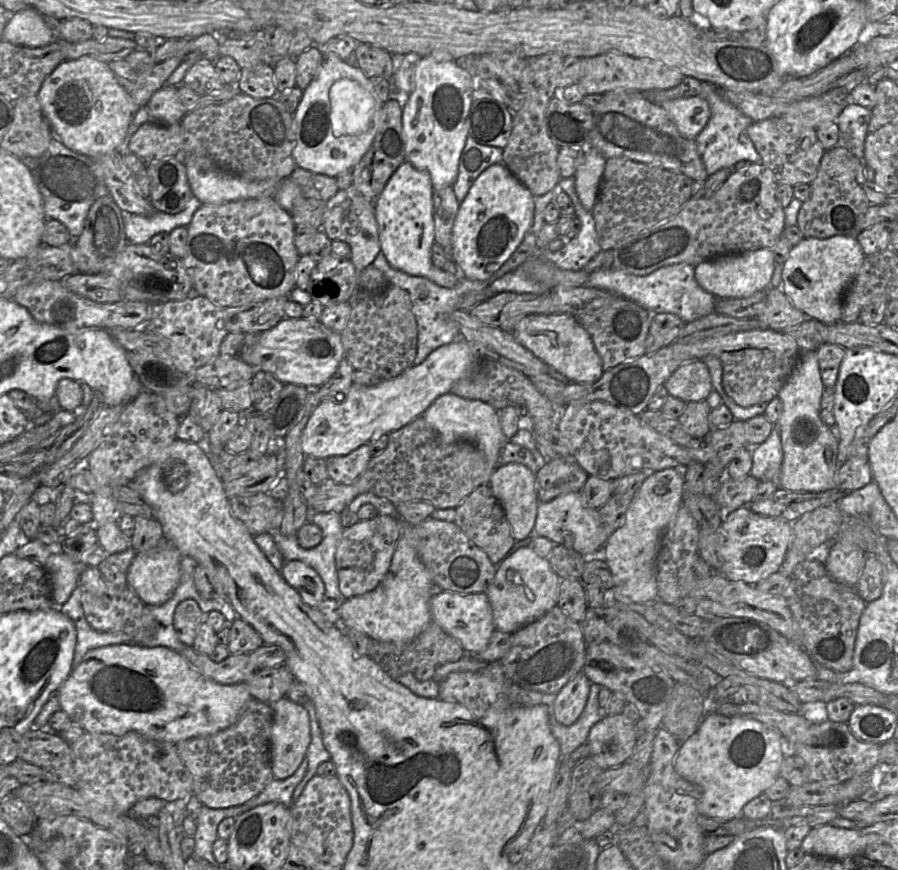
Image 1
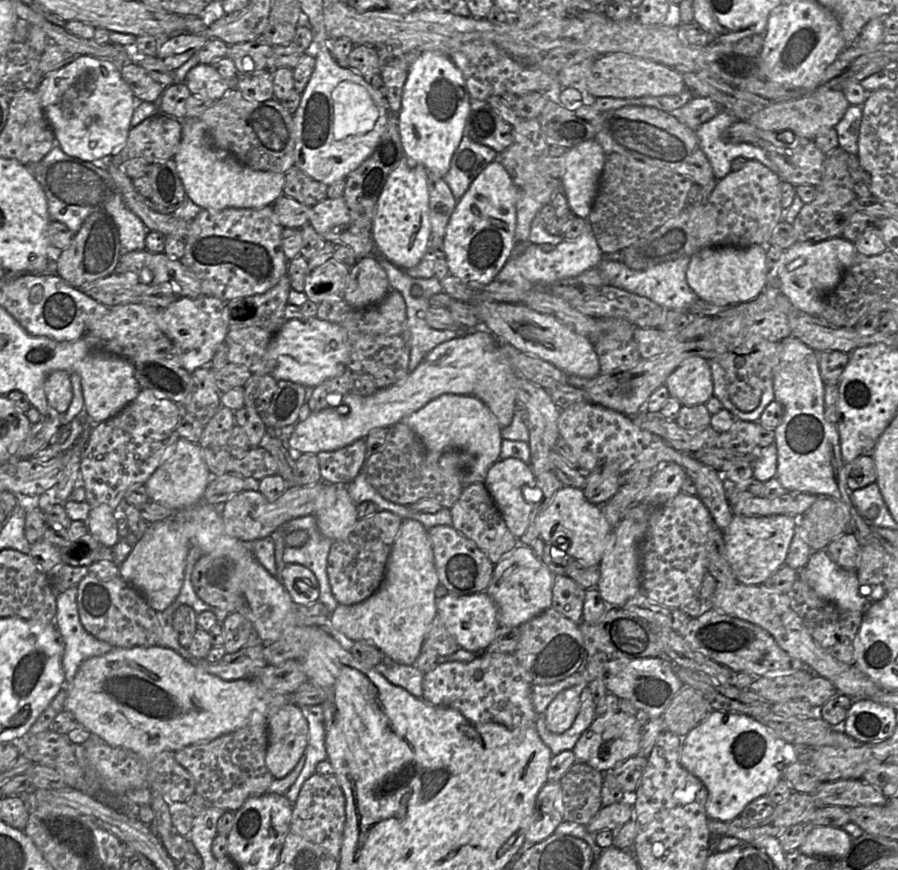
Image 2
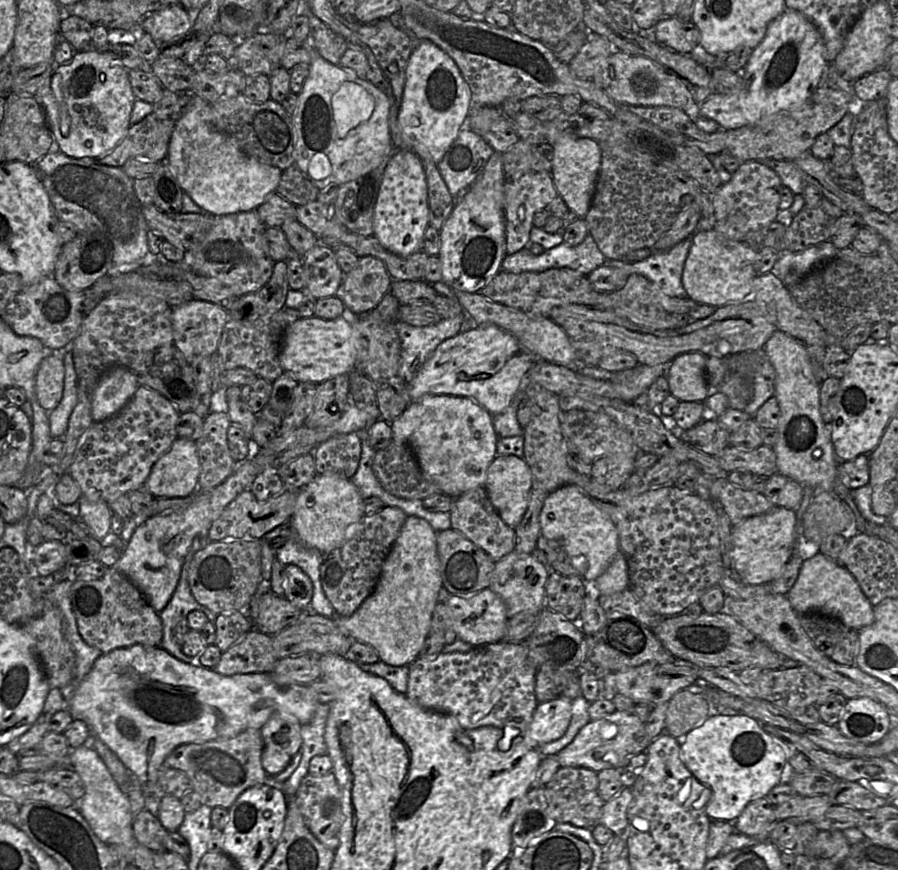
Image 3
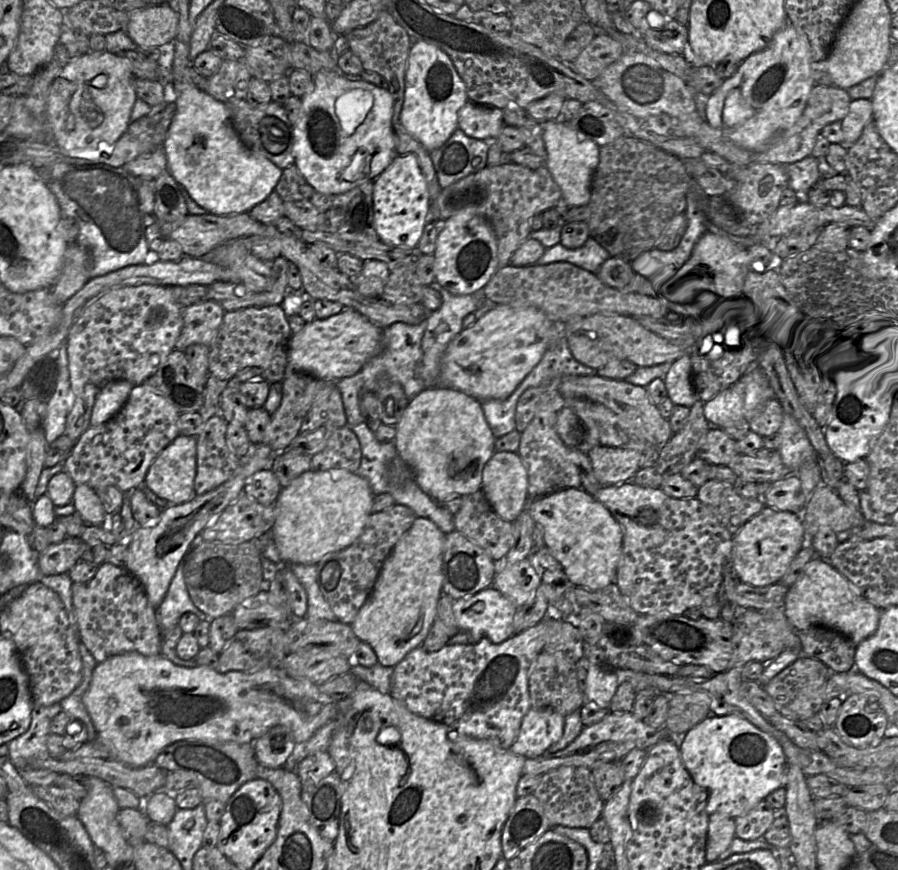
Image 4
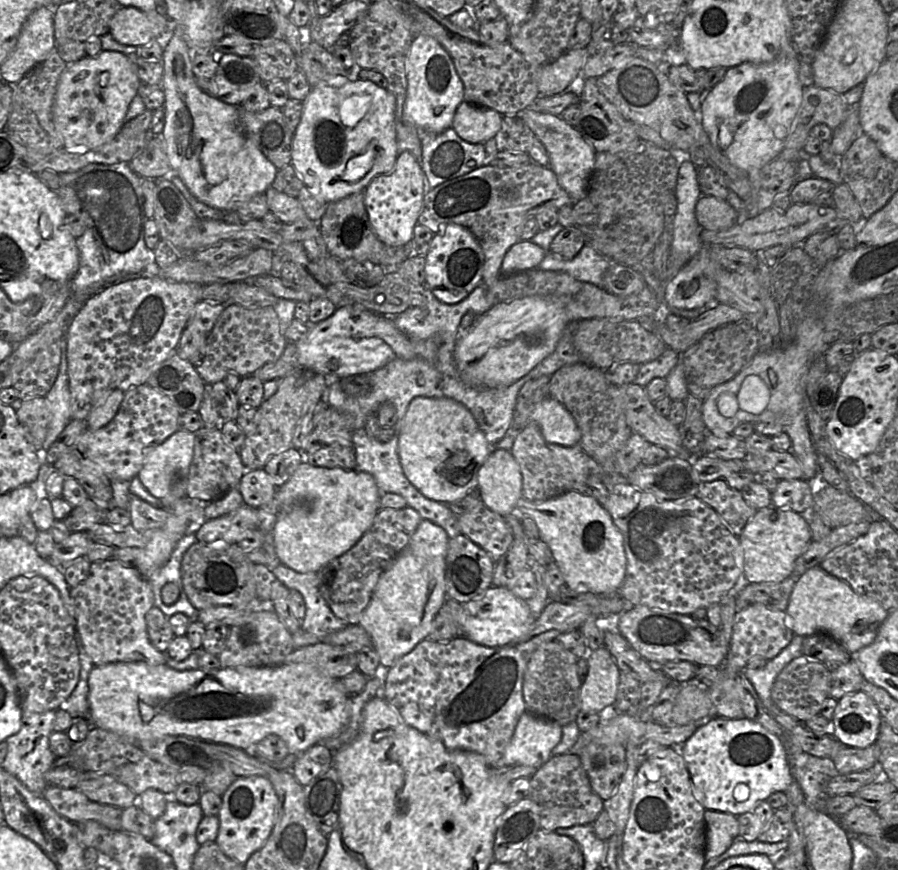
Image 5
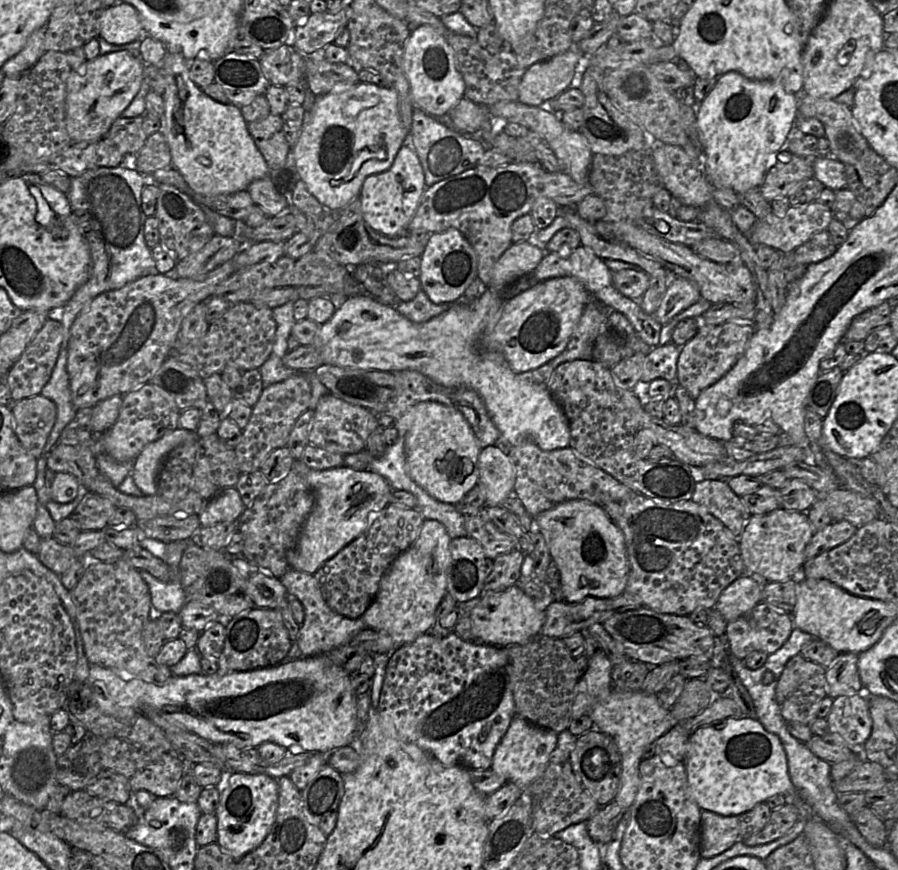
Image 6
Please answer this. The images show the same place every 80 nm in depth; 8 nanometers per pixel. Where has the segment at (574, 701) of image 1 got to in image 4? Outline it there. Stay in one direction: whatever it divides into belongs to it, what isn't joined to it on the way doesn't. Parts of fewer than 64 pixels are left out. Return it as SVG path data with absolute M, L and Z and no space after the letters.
M531 708L524 716L510 752L534 759L544 755L563 735L565 716L551 708Z

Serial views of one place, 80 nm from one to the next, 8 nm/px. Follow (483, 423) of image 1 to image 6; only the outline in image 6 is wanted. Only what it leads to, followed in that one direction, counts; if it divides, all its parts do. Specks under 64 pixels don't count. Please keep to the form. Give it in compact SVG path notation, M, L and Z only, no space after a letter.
M434 401L411 407L411 427L405 440L406 469L434 499L456 505L479 482L481 448L470 424L457 409Z

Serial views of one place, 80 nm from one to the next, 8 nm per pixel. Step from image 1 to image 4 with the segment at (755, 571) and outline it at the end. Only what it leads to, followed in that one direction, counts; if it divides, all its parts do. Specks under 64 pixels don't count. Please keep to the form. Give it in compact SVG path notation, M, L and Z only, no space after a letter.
M765 506L733 536L732 561L742 582L754 586L778 583L806 543L801 513Z

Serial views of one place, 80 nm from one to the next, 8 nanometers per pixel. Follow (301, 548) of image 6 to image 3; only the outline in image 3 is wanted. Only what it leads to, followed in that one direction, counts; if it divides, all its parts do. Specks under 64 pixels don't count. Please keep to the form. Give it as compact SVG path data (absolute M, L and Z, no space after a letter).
M323 473L298 490L295 510L288 523L304 545L325 555L351 539L364 516L364 499L352 481L340 474Z

